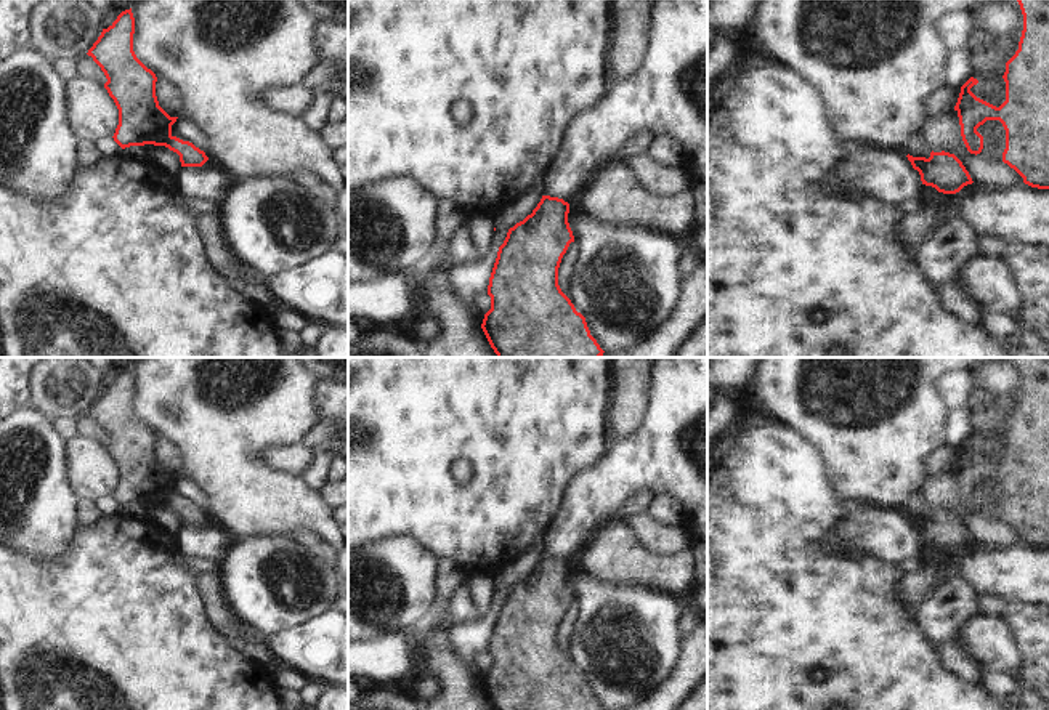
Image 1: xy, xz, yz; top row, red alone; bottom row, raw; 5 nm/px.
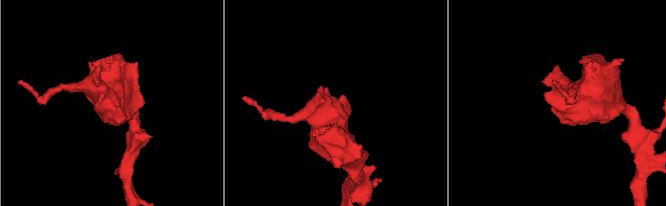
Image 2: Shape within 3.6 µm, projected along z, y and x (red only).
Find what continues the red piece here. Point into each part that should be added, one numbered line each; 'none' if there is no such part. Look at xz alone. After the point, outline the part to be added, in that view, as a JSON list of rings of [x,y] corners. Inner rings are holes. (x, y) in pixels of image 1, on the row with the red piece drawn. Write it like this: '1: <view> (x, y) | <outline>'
none

